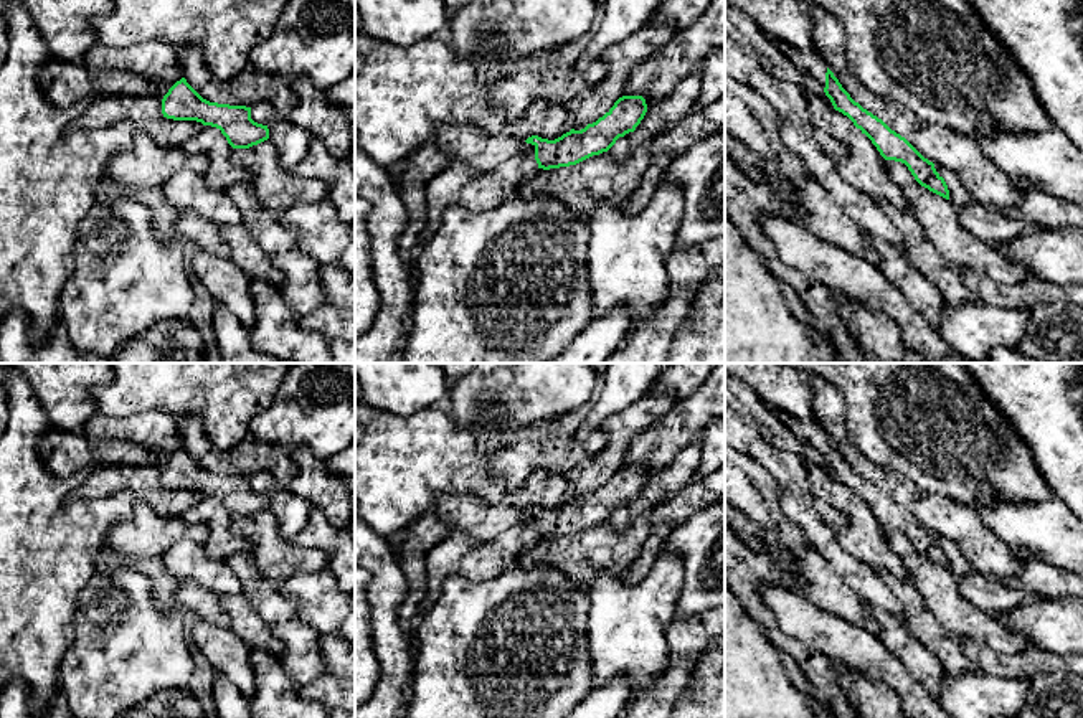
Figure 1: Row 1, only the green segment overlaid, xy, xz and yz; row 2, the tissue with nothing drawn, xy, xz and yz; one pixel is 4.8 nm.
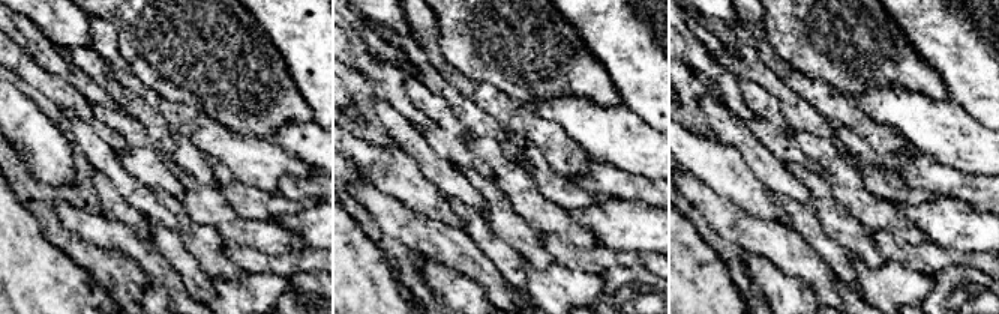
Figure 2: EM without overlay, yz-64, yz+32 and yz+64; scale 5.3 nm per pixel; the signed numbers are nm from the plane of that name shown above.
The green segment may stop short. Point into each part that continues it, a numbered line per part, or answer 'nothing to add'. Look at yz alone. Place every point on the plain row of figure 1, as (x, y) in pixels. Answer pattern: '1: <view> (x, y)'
1: yz (809, 433)

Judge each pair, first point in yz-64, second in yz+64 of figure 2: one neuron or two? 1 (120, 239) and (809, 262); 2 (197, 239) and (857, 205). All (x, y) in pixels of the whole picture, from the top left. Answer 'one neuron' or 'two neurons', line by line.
1: one neuron
2: two neurons

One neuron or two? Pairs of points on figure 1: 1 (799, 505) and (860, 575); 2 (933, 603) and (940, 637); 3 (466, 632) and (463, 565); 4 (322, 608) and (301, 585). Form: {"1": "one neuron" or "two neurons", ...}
{"1": "one neuron", "2": "two neurons", "3": "two neurons", "4": "one neuron"}

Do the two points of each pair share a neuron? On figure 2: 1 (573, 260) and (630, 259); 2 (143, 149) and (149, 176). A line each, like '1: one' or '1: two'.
1: one
2: one

